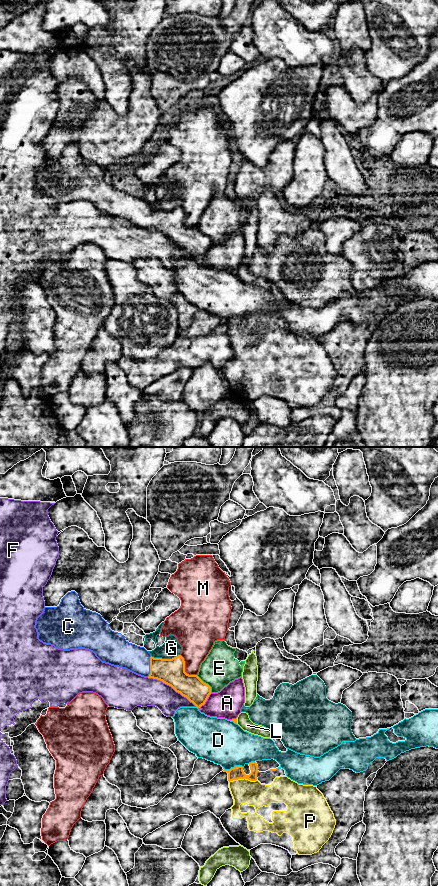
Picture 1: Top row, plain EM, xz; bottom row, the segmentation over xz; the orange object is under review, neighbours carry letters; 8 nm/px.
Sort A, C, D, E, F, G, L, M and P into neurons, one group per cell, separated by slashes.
A / C P / D / E / F / G / L / M

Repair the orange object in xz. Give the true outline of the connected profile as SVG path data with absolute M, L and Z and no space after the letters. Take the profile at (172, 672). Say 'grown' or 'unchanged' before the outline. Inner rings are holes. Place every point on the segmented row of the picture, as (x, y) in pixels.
grown; M75 591L68 592L57 607L45 607L35 628L43 643L63 650L89 649L102 662L162 681L197 708L211 694L208 684L185 672L181 655L172 659L152 657L144 647L129 643L124 635L112 631L100 614L86 610Z

